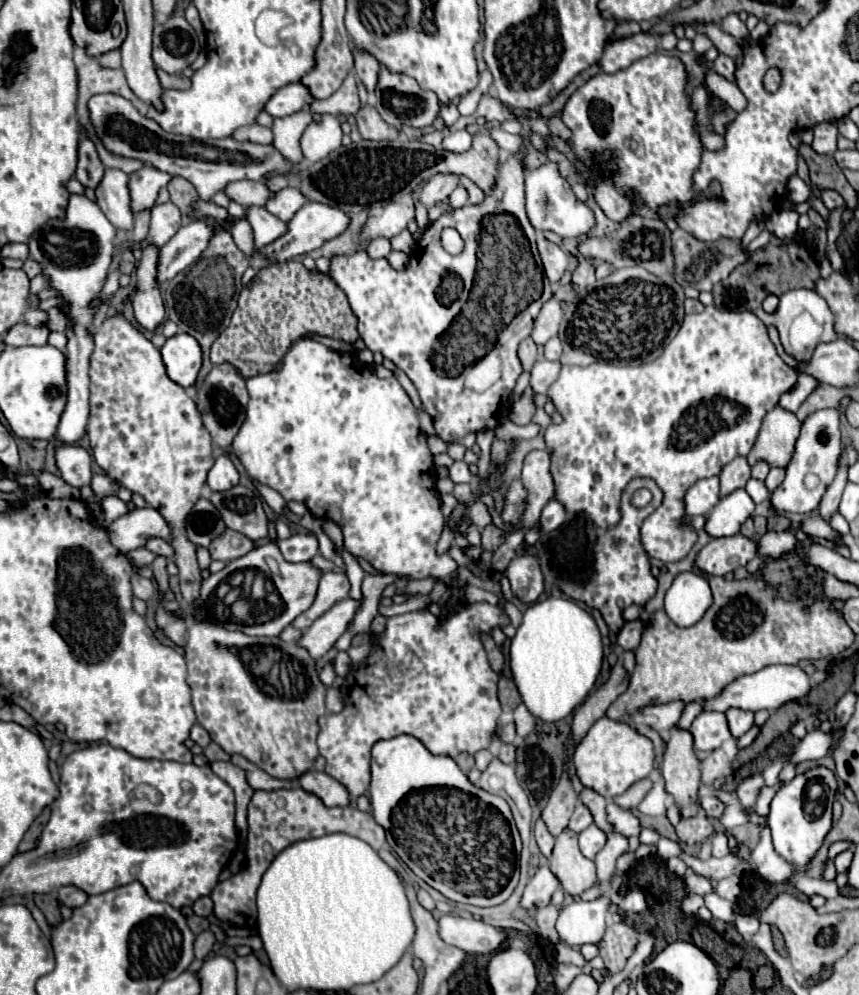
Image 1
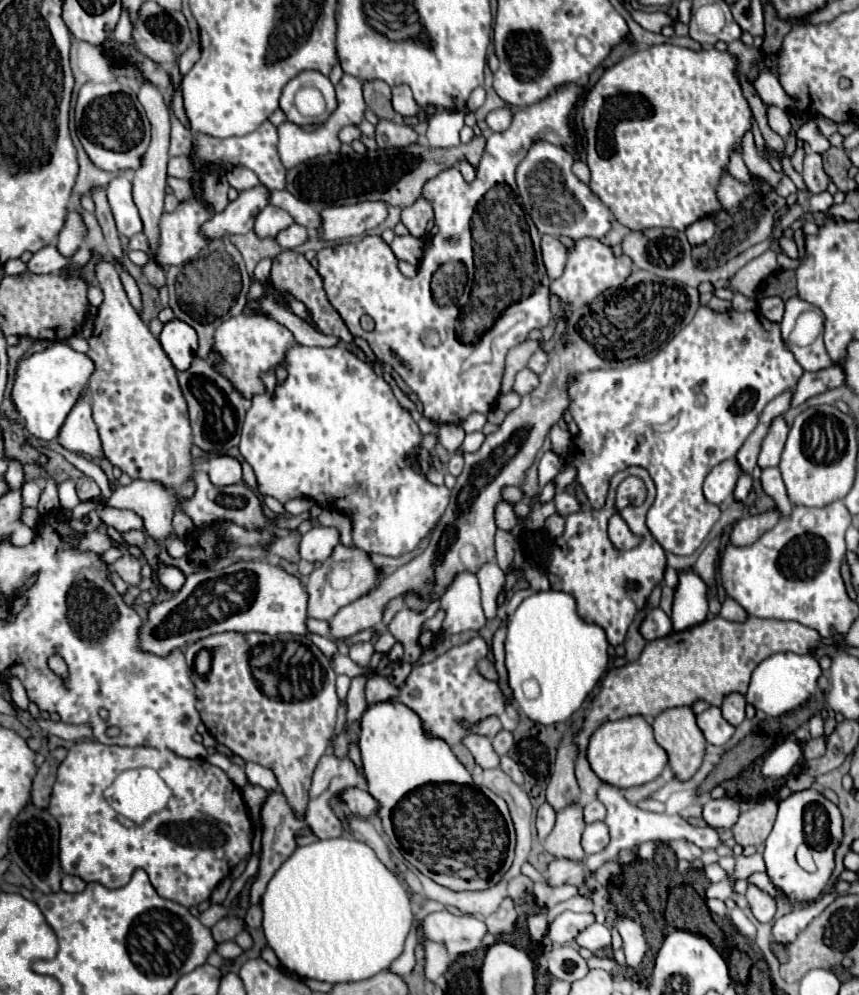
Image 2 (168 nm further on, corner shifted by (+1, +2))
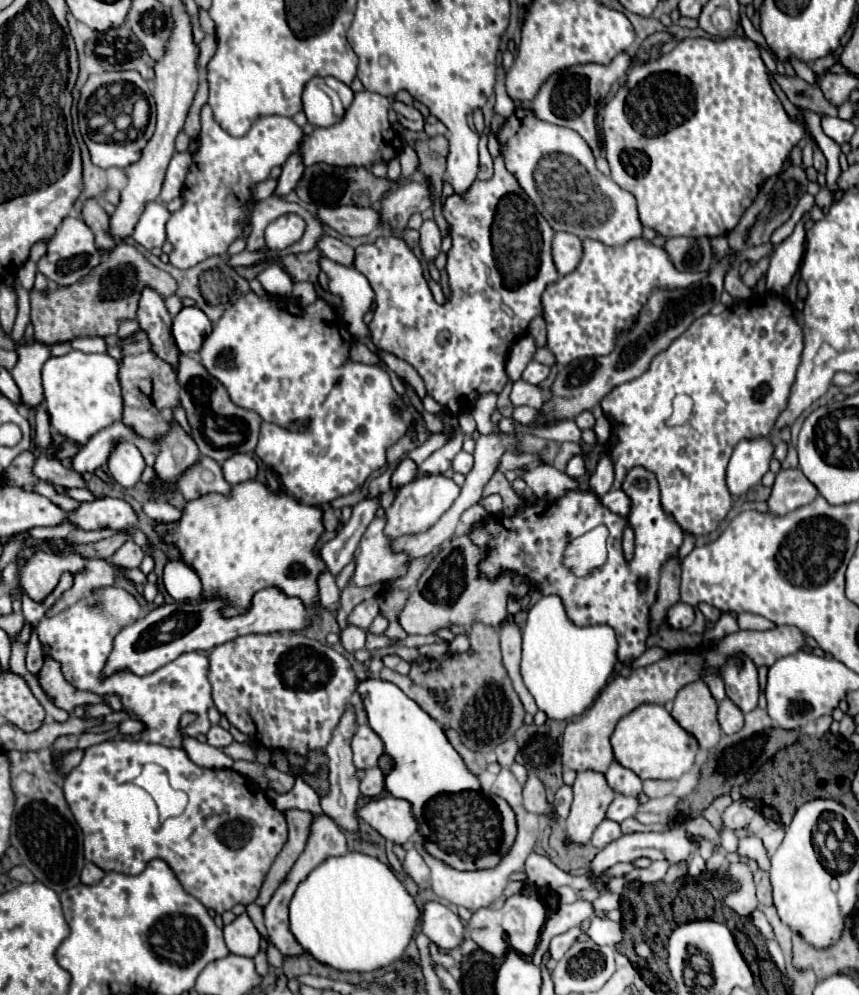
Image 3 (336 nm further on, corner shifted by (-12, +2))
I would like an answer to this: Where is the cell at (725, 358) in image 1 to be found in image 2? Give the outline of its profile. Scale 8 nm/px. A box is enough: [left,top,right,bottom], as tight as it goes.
[569,307,803,555]

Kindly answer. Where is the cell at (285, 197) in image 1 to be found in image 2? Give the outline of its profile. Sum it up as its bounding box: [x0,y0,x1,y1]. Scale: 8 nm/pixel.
[253,205,295,239]

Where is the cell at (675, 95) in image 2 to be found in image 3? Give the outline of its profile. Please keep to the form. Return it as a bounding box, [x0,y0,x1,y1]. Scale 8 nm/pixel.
[602,37,810,237]

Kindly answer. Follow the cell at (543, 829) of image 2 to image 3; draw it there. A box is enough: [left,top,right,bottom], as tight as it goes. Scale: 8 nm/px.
[554,787,572,819]

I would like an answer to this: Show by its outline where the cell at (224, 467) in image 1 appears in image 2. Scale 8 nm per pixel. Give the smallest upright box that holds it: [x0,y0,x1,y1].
[207,457,241,485]

